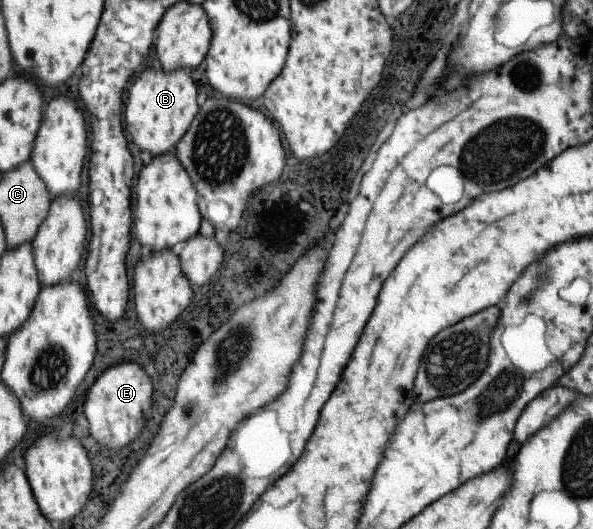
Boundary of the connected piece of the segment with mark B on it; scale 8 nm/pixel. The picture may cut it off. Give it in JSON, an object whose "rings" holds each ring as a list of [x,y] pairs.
{"rings":[[[145,68],[137,79],[130,84],[122,112],[123,127],[140,150],[147,150],[153,155],[163,155],[183,136],[193,116],[197,114],[195,102],[197,88],[190,77],[190,72],[177,69],[165,72],[159,68]]]}

